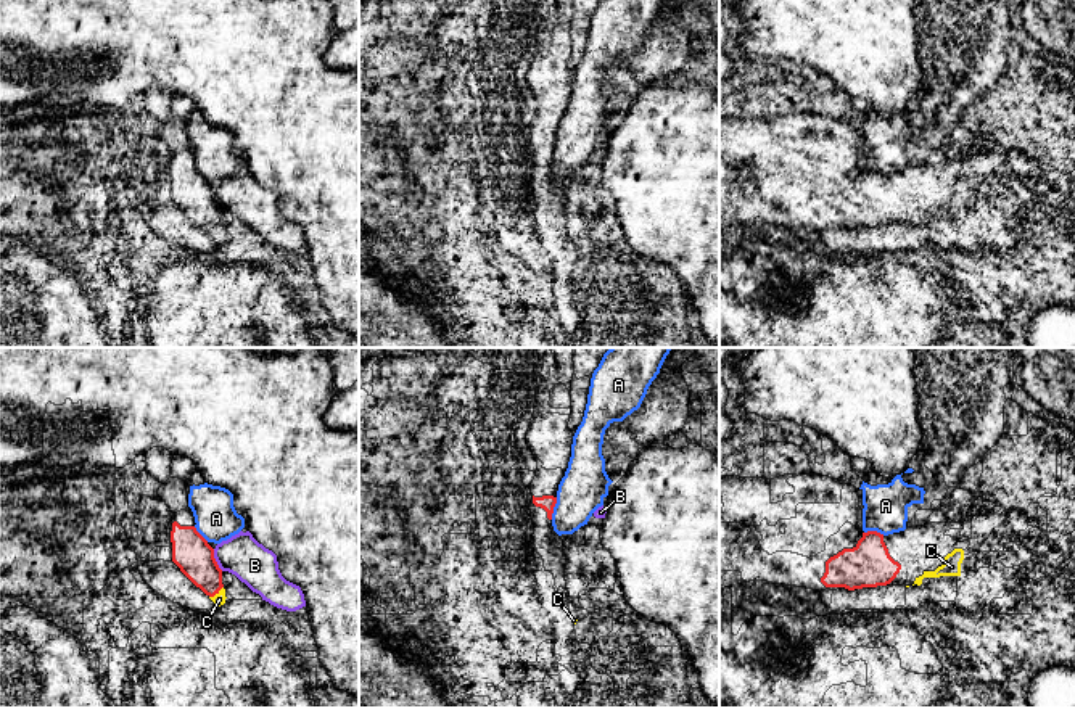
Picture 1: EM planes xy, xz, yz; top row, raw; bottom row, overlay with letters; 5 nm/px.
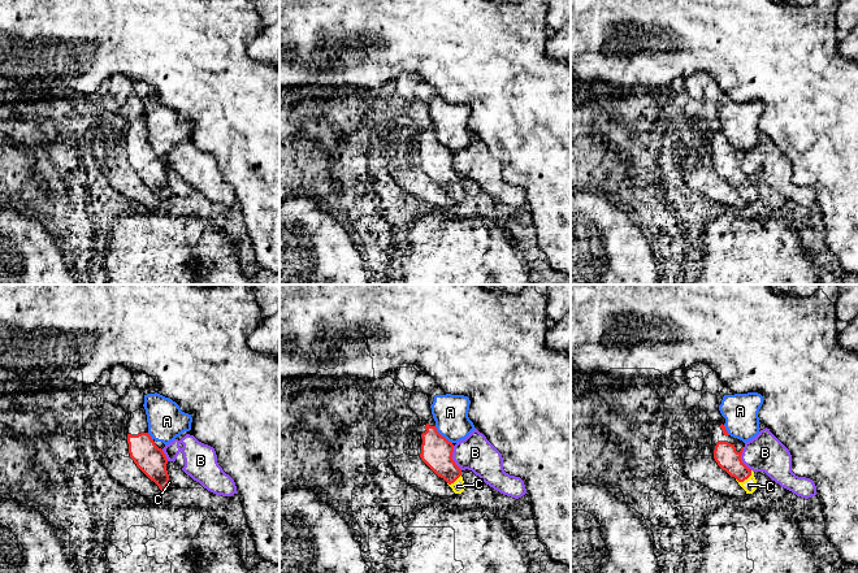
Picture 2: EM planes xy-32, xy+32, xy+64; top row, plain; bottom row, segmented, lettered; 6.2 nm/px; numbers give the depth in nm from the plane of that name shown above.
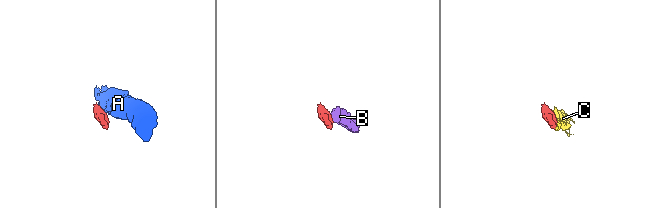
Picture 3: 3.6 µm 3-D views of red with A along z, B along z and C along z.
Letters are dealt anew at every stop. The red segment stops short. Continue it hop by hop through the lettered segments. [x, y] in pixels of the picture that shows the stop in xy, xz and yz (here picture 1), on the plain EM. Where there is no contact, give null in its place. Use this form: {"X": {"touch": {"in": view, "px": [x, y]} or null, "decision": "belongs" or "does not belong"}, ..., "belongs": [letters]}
{"A": {"touch": {"in": "xz", "px": [552, 148]}, "decision": "does not belong"}, "B": {"touch": {"in": "xy", "px": [214, 200]}, "decision": "does not belong"}, "C": {"touch": {"in": "xy", "px": [216, 232]}, "decision": "belongs"}, "belongs": ["C"]}

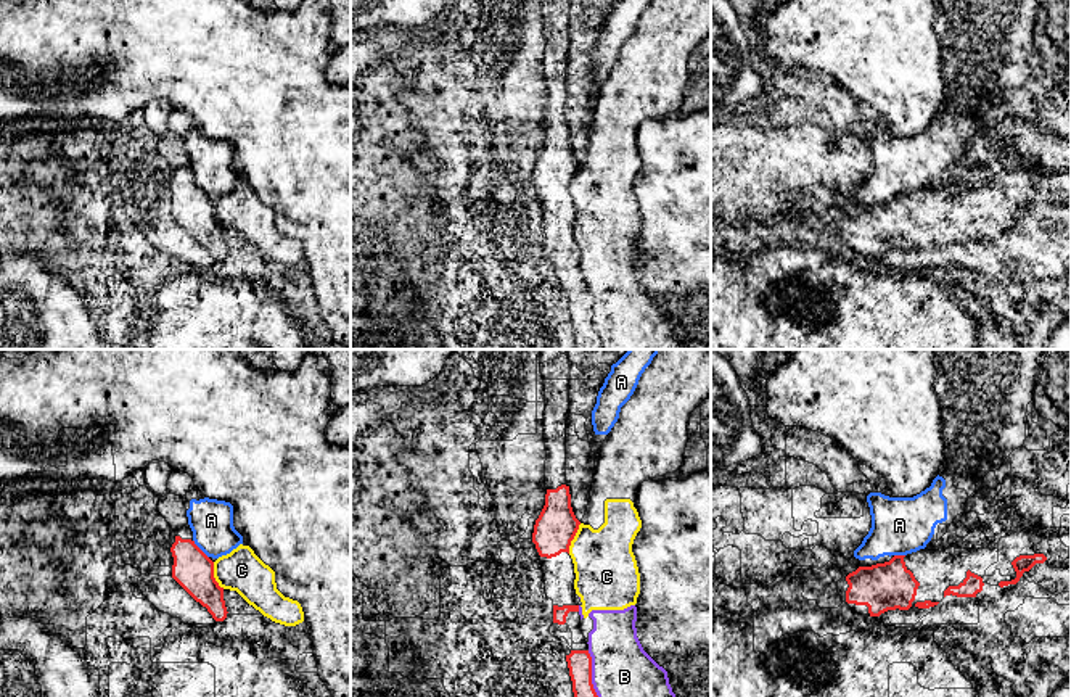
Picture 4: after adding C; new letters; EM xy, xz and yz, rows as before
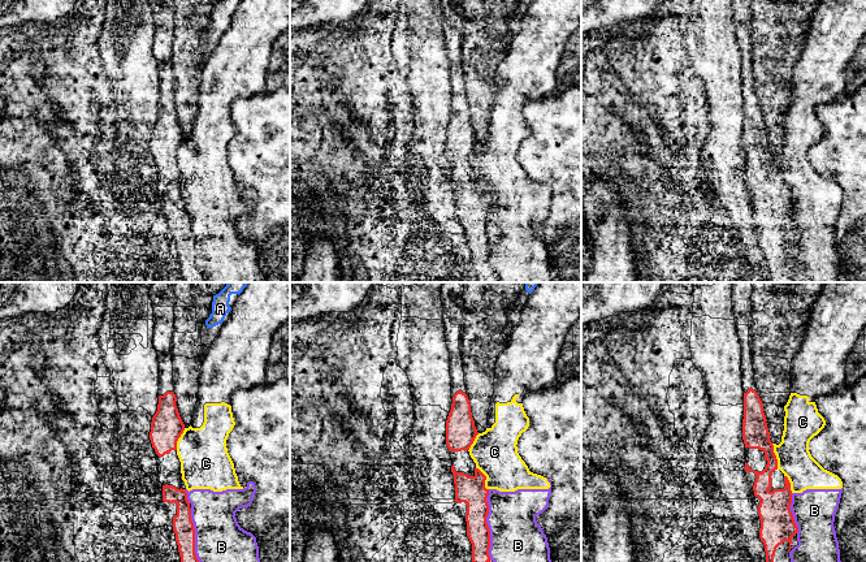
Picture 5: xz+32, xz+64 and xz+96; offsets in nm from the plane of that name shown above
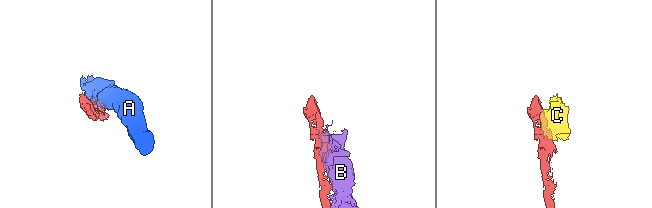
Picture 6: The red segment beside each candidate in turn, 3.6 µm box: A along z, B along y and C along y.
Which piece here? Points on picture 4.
{"A": {"touch": {"in": "xy", "px": [200, 189]}, "decision": "does not belong"}, "B": {"touch": {"in": "xz", "px": [590, 319]}, "decision": "does not belong"}, "C": {"touch": {"in": "xz", "px": [573, 177]}, "decision": "does not belong"}, "belongs": []}

